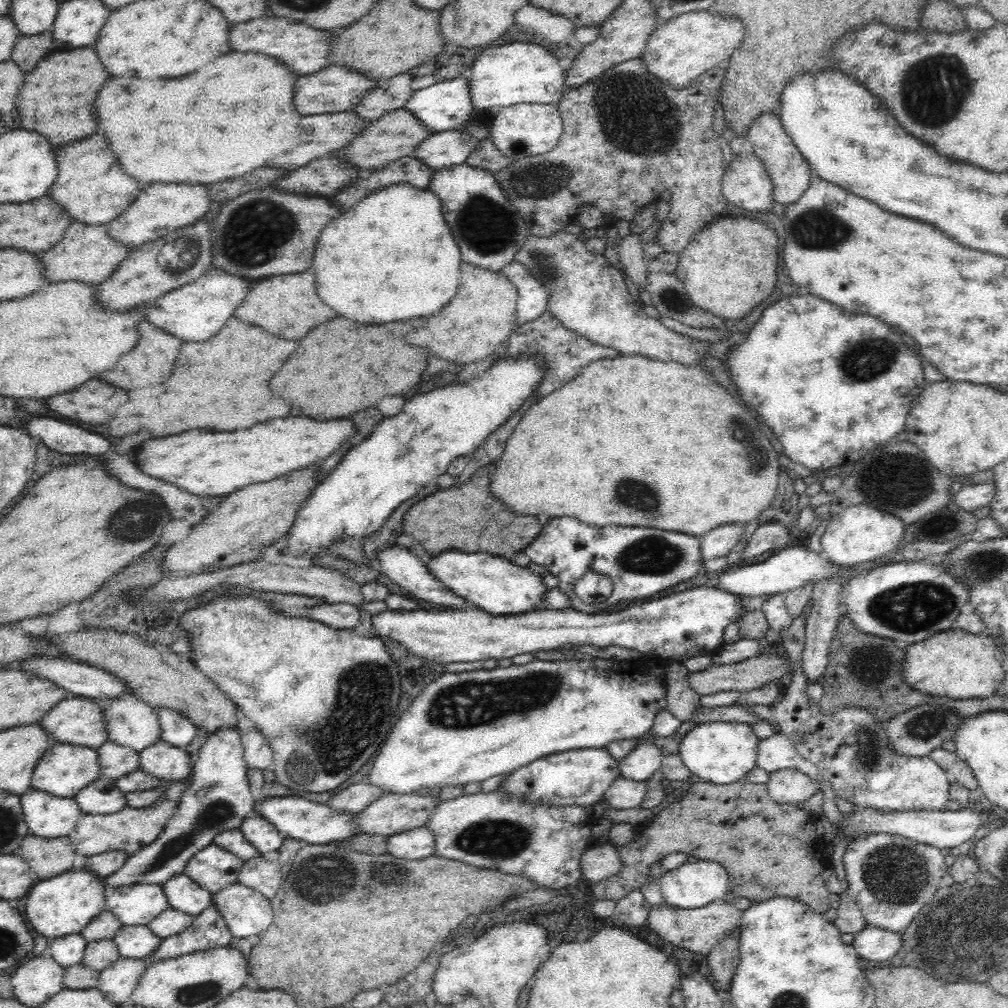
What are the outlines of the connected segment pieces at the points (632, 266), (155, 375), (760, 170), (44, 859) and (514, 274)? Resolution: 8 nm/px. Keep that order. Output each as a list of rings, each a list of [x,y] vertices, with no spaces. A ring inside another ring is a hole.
[[[630,233],[620,242],[620,262],[638,290],[647,285],[647,261],[644,256],[644,243],[636,233]]]
[[[147,320],[142,321],[138,346],[132,352],[120,356],[120,360],[118,360],[118,364],[112,372],[102,372],[102,374],[98,374],[98,378],[106,380],[108,384],[118,386],[122,390],[134,390],[134,388],[142,388],[146,384],[162,384],[172,374],[172,372],[166,372],[166,370],[170,370],[170,366],[172,366],[172,362],[178,354],[178,348],[180,348],[178,338],[168,336],[167,332],[162,332],[162,329],[150,324]],[[150,370],[156,370],[156,372],[150,372]]]
[[[753,154],[736,155],[730,163],[730,168],[726,169],[725,175],[722,177],[722,192],[727,201],[732,206],[738,206],[742,210],[750,210],[750,212],[766,212],[772,217],[772,209],[775,198],[773,193],[773,182],[764,166],[764,163]]]
[[[38,836],[24,837],[18,848],[20,858],[29,864],[35,880],[46,880],[60,873],[72,871],[75,851],[72,849],[69,837],[44,840]]]
[[[513,261],[504,266],[501,274],[507,276],[510,282],[518,289],[518,304],[516,305],[515,319],[523,325],[525,322],[536,320],[542,313],[545,313],[554,295],[546,288],[535,272],[524,265],[524,263]]]

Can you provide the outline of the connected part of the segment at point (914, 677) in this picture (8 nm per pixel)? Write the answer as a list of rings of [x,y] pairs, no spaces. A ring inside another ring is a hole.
[[[953,627],[905,646],[910,648],[906,650],[903,679],[922,694],[964,700],[1000,693],[1007,668],[998,644],[985,633],[976,635]]]

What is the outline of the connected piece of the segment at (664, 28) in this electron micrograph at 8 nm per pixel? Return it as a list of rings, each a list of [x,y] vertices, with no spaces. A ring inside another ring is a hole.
[[[692,11],[667,20],[649,37],[640,57],[648,72],[667,82],[674,88],[688,88],[706,70],[718,66],[724,60],[730,60],[740,46],[746,33],[743,22],[720,18],[720,15]]]

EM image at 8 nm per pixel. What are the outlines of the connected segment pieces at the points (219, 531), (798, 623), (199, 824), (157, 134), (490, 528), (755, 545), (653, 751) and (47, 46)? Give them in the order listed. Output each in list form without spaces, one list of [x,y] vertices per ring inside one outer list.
[[[312,465],[309,469],[292,471],[290,474],[275,478],[266,482],[266,484],[248,485],[223,497],[218,508],[207,513],[200,524],[192,527],[184,540],[180,540],[174,546],[170,545],[166,549],[164,558],[160,562],[162,573],[170,575],[172,572],[190,572],[192,575],[197,575],[198,573],[235,567],[262,558],[266,548],[285,536],[288,528],[292,526],[292,522],[296,518],[296,512],[300,511],[304,500],[310,496],[310,492],[317,485],[314,481],[316,470],[317,468]]]
[[[801,613],[788,628],[783,636],[782,648],[786,649],[786,654],[793,666],[793,677],[787,690],[784,691],[785,698],[776,706],[753,704],[745,705],[732,704],[736,708],[743,708],[747,712],[754,713],[760,719],[770,721],[770,725],[780,728],[780,733],[784,734],[792,743],[796,751],[802,758],[809,760],[818,767],[819,774],[824,781],[828,781],[830,786],[836,791],[838,798],[843,798],[848,802],[854,802],[856,806],[874,808],[880,812],[908,812],[908,811],[941,811],[945,810],[949,801],[950,782],[946,777],[946,772],[940,768],[930,757],[906,757],[898,756],[889,746],[885,724],[877,722],[872,713],[856,708],[844,708],[834,713],[834,716],[823,716],[819,706],[810,705],[806,697],[807,678],[802,668],[802,651],[805,645],[805,619]]]
[[[236,727],[222,728],[210,734],[199,749],[192,772],[192,782],[178,803],[175,813],[150,846],[142,848],[124,860],[116,872],[102,879],[107,892],[133,884],[163,885],[184,872],[184,866],[196,852],[200,852],[213,838],[228,828],[239,828],[244,817],[254,808],[250,793],[247,766],[243,755],[241,731]]]
[[[232,52],[226,56],[220,56],[216,60],[216,64],[208,64],[196,72],[192,72],[190,76],[178,78],[178,80],[132,80],[132,78],[110,78],[104,88],[100,90],[94,106],[96,106],[96,114],[98,114],[98,122],[102,126],[104,136],[110,142],[112,152],[118,156],[124,172],[132,178],[136,178],[138,182],[188,182],[188,184],[212,184],[212,182],[222,182],[234,176],[244,176],[246,172],[264,166],[268,160],[284,154],[286,150],[294,150],[300,144],[300,134],[303,133],[303,124],[301,124],[299,112],[294,110],[292,98],[294,98],[294,82],[296,82],[296,74],[292,74],[292,70],[288,70],[288,66],[284,66],[282,62],[278,62],[272,56],[260,56],[258,52]]]
[[[494,461],[485,464],[464,484],[438,490],[412,506],[403,518],[404,533],[420,542],[429,556],[436,556],[444,550],[458,550],[511,559],[522,552],[540,534],[543,526],[537,515],[516,513],[491,494],[489,486],[495,470]]]
[[[778,523],[760,525],[742,549],[742,558],[750,560],[754,556],[760,556],[760,554],[772,550],[772,548],[784,546],[788,540],[790,540],[790,534],[787,527],[782,527]]]
[[[638,744],[634,750],[618,761],[620,775],[633,782],[648,781],[661,767],[664,752],[655,744]]]
[[[48,30],[34,36],[21,35],[13,48],[11,59],[24,72],[32,72],[40,60],[54,53],[53,31]]]

